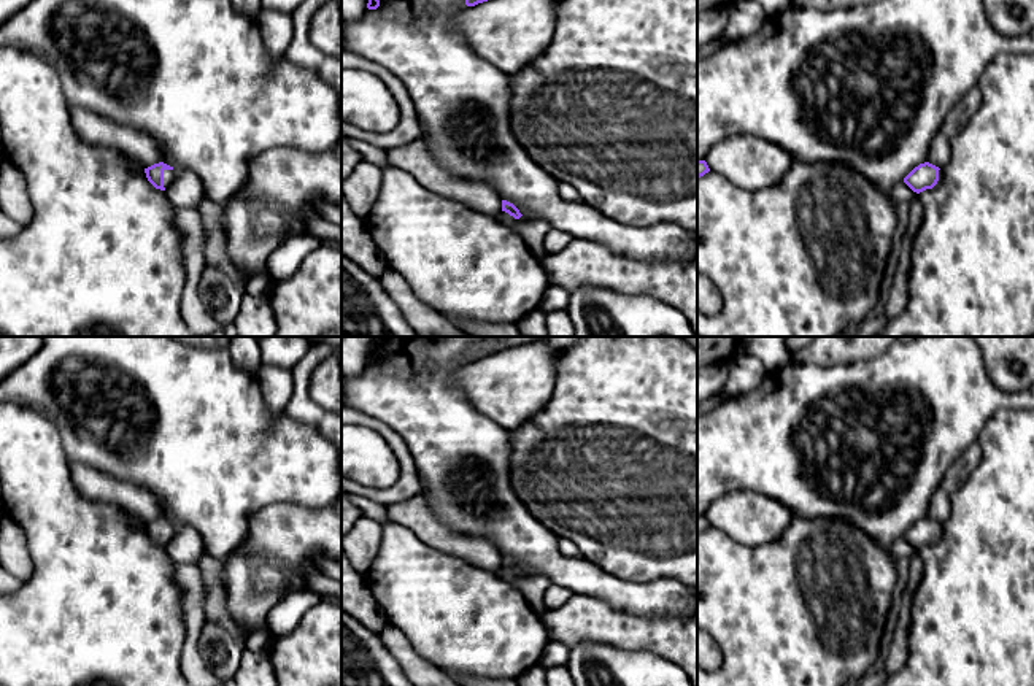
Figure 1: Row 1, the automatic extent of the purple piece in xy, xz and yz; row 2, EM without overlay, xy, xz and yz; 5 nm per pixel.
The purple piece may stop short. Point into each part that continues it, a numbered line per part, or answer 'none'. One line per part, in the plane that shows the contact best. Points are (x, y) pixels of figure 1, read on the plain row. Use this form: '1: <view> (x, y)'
1: xy (169, 531)

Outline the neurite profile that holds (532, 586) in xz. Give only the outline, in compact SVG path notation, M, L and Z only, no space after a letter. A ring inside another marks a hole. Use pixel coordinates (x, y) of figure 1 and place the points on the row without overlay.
M500 567L496 573L508 584L515 586L535 611L540 611L543 608L543 594L553 584L546 576L521 576L515 575L505 567Z

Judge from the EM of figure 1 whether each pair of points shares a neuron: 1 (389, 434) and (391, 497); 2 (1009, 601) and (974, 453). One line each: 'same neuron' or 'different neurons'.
1: same neuron
2: different neurons

